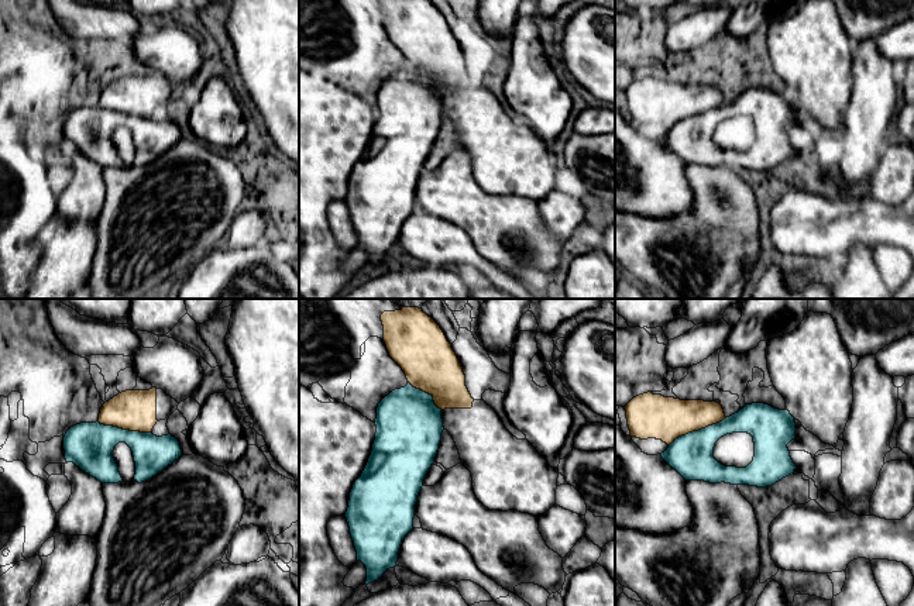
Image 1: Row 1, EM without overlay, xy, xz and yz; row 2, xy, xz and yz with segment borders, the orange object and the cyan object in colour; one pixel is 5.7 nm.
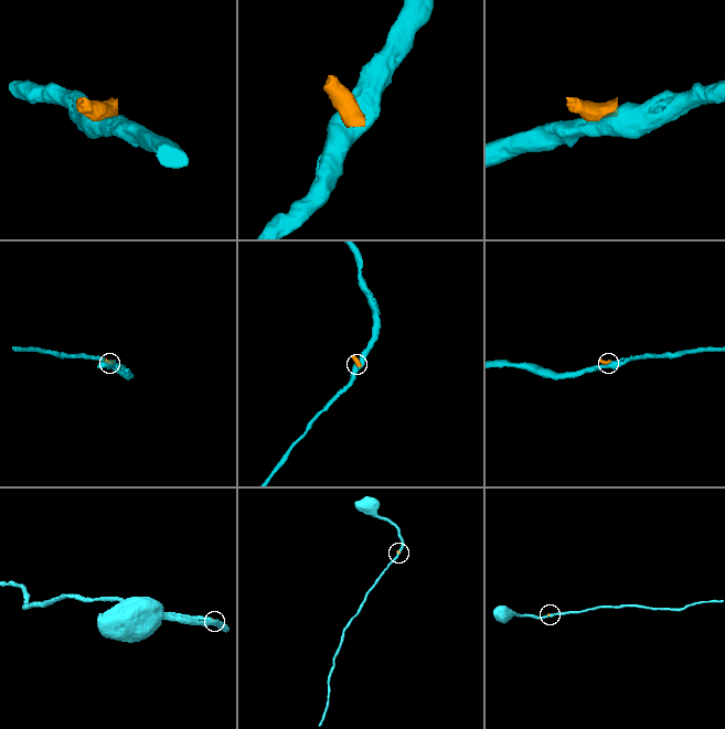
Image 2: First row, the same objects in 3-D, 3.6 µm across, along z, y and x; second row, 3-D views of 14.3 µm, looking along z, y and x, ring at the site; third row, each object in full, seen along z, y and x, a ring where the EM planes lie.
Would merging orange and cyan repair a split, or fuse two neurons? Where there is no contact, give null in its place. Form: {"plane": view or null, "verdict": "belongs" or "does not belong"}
{"plane": "yz", "verdict": "does not belong"}

